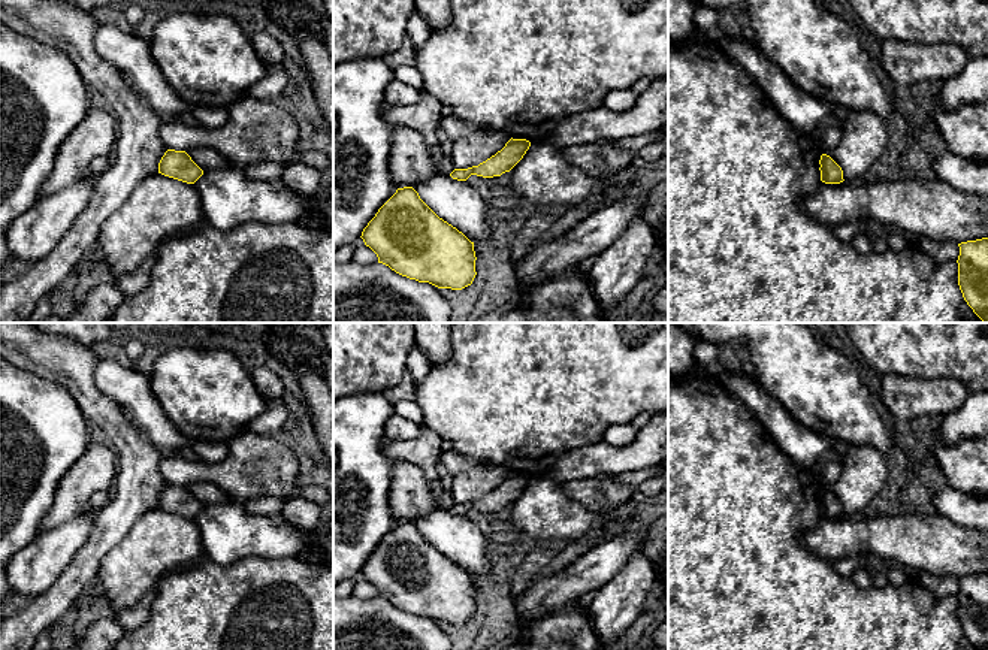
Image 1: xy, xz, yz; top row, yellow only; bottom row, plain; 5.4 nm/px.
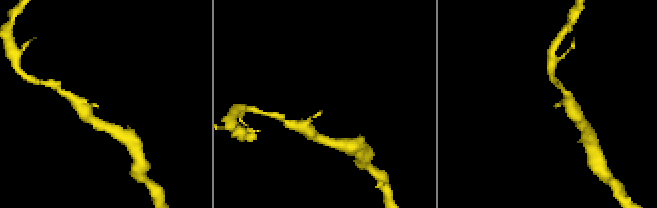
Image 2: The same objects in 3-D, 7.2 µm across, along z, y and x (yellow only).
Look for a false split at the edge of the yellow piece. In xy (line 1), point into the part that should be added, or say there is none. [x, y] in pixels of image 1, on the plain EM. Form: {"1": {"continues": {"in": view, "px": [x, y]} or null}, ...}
{"1": {"continues": null}}

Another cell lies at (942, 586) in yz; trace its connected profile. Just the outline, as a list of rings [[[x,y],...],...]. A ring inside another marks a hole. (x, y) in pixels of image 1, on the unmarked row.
[[[921,571],[918,581],[933,595],[939,598],[957,596],[960,590],[960,581],[954,575],[936,575],[927,571]]]

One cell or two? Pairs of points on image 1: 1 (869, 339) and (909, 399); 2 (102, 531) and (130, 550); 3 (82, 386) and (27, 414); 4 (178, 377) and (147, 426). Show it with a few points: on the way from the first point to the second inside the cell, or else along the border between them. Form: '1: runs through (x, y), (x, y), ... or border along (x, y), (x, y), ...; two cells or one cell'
1: border along (882, 374), (902, 374), (927, 380); two cells
2: border along (141, 514), (105, 555), (99, 571); two cells
3: border along (39, 375), (57, 381), (90, 422); two cells
4: border along (148, 375), (151, 392), (165, 414), (181, 432); two cells

